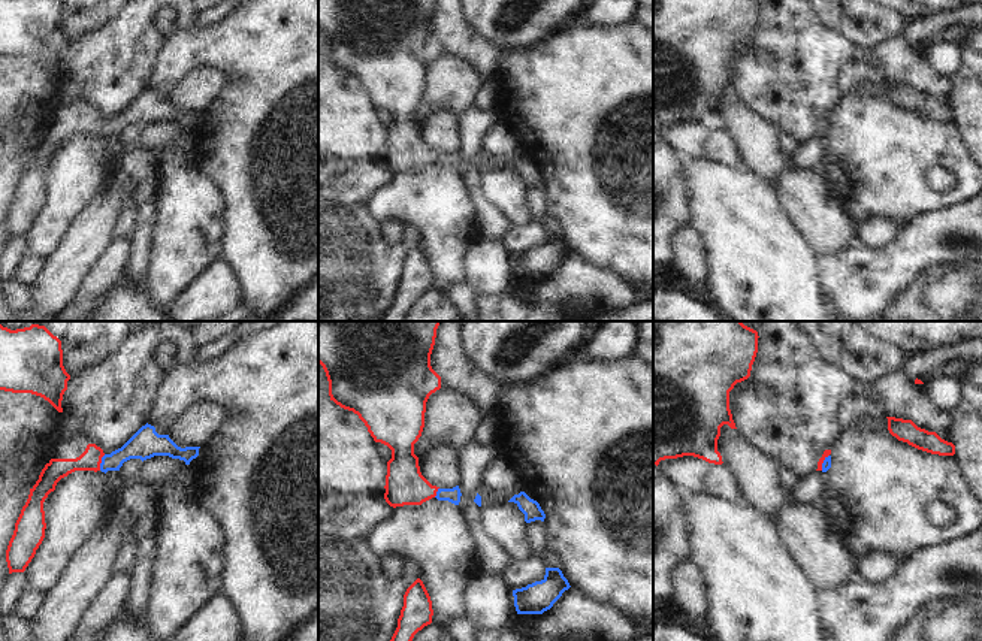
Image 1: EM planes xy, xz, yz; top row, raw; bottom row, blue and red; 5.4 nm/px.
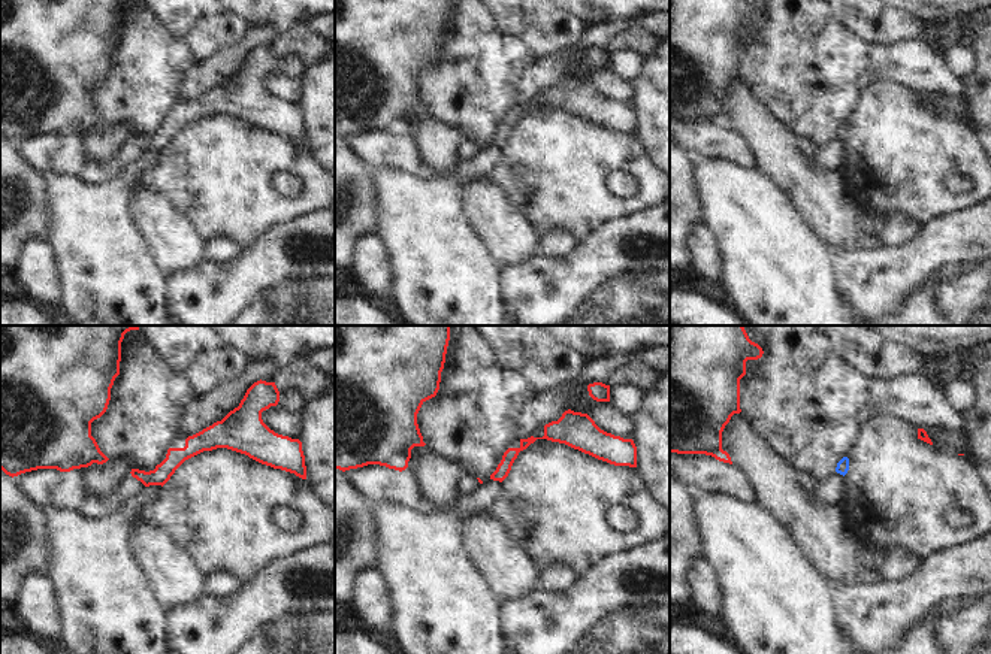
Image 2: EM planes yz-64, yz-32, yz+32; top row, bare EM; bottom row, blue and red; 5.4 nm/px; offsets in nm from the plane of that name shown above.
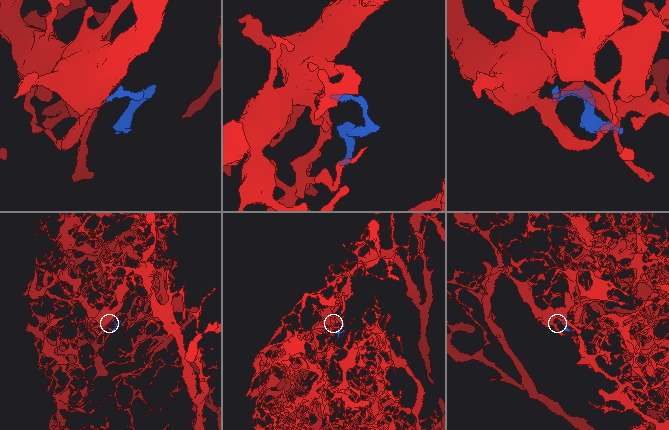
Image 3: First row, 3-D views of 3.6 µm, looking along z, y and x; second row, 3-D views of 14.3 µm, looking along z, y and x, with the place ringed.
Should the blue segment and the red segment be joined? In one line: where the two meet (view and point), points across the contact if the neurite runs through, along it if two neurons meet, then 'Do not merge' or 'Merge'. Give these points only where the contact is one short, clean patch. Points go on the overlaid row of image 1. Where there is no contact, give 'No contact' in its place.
Touches blue at xy (102, 462). Path across: xy (144, 444), (112, 462), (102, 462), (90, 459). Merge

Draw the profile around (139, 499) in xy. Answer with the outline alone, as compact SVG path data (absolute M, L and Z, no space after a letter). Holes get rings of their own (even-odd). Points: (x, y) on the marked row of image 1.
M136 483L126 487L117 501L133 515L135 521L139 521L155 510L155 489Z

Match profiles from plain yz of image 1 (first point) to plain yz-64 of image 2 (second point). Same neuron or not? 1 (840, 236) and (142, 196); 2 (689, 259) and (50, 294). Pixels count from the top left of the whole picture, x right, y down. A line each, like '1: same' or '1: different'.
1: same
2: same

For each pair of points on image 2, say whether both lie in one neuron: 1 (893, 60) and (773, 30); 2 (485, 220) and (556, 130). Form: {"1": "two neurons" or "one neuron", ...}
{"1": "one neuron", "2": "two neurons"}

